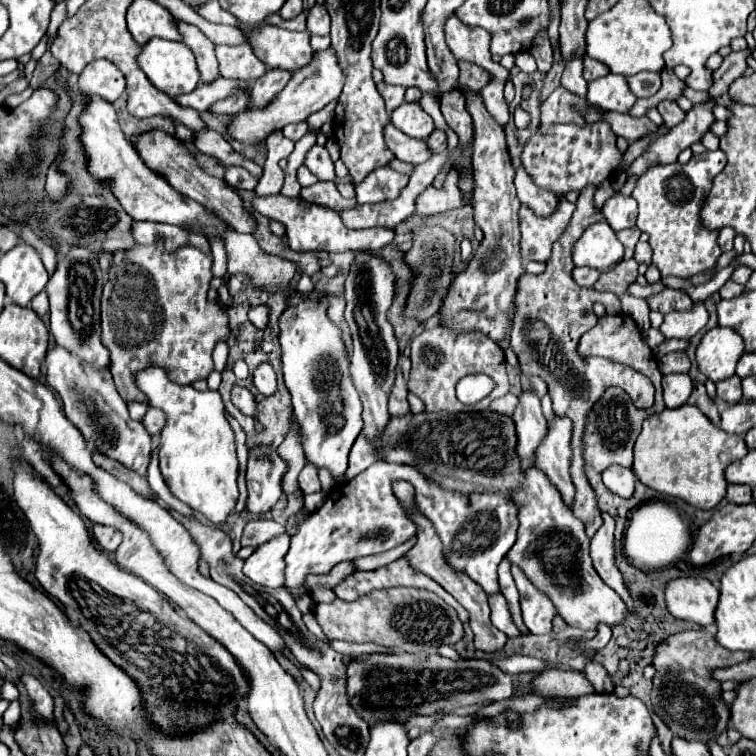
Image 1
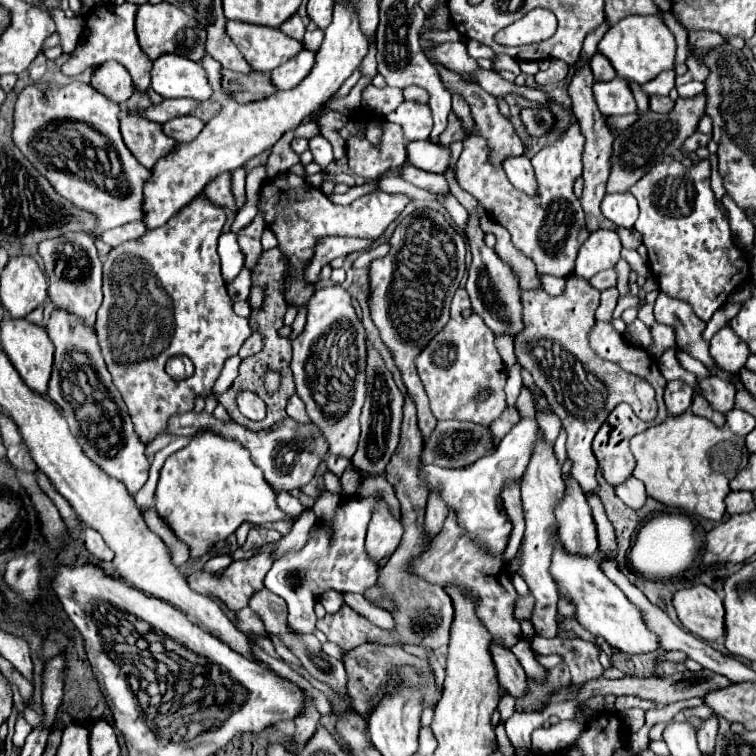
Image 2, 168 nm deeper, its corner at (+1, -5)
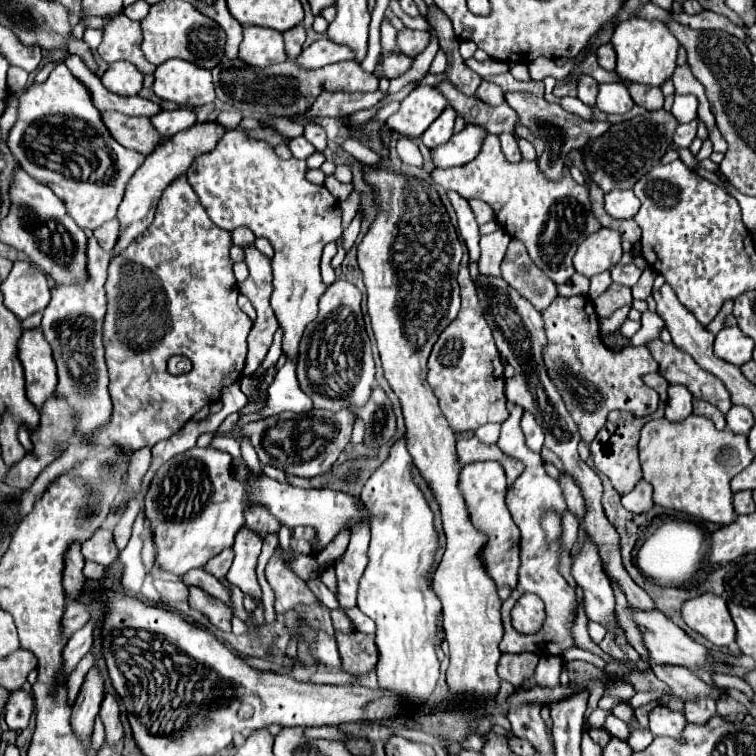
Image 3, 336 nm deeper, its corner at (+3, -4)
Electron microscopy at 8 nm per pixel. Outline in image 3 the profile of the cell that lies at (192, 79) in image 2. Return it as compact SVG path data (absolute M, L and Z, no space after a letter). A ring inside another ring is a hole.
M169 59L155 69L153 91L159 99L187 107L199 107L215 101L211 71L181 59Z

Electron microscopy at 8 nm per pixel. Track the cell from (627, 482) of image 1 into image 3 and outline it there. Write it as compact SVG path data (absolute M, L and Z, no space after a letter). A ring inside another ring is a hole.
M639 481L631 493L621 497L621 503L631 513L647 513L653 507L651 485L647 481Z

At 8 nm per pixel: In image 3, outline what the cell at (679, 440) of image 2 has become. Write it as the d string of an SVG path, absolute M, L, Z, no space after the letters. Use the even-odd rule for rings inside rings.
M689 415L679 423L651 419L645 423L639 441L643 479L653 485L655 505L717 525L729 525L735 519L729 481L741 473L753 457L755 453L747 447L747 435L737 435L729 429L717 431L713 421L701 415Z

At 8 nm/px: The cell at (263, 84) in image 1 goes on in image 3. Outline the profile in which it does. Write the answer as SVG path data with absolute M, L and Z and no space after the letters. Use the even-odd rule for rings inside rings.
M325 37L317 39L311 43L311 47L303 49L303 53L297 57L297 63L301 67L311 67L311 69L319 69L331 63L339 63L339 61L353 61L353 51L349 51L349 47L333 43Z

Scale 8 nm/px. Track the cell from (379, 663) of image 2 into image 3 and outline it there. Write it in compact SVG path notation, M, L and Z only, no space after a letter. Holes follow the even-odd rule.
M335 631L339 653L343 659L343 669L353 675L363 675L377 665L377 645L375 635L367 633L339 633Z

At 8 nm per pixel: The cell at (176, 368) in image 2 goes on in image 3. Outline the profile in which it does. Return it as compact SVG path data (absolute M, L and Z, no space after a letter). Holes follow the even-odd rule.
M175 355L175 357L169 359L169 373L181 375L181 373L187 373L187 371L191 371L191 361L187 357Z

